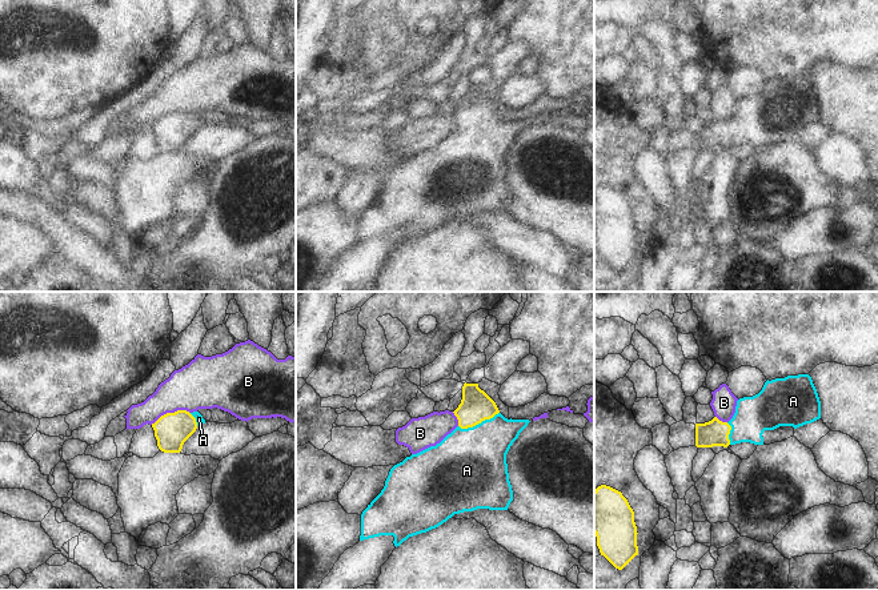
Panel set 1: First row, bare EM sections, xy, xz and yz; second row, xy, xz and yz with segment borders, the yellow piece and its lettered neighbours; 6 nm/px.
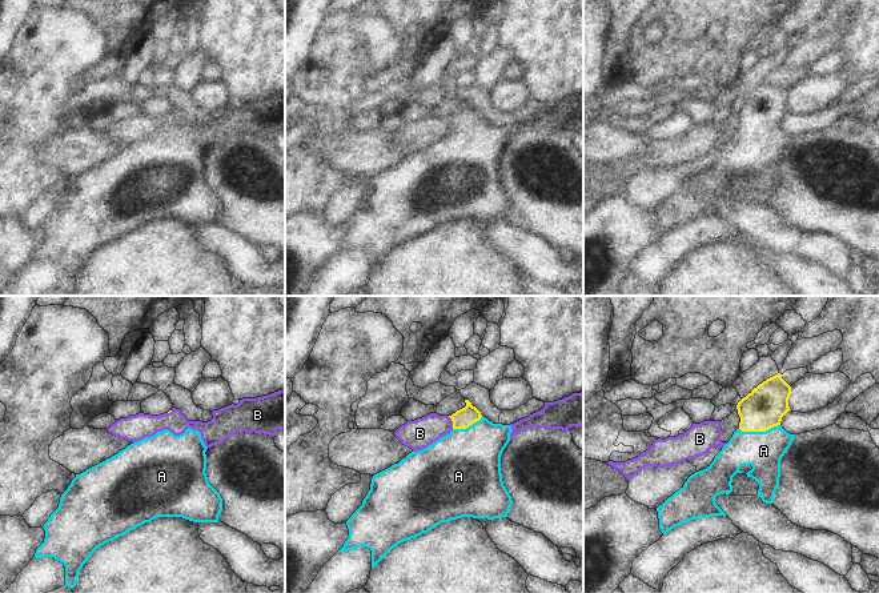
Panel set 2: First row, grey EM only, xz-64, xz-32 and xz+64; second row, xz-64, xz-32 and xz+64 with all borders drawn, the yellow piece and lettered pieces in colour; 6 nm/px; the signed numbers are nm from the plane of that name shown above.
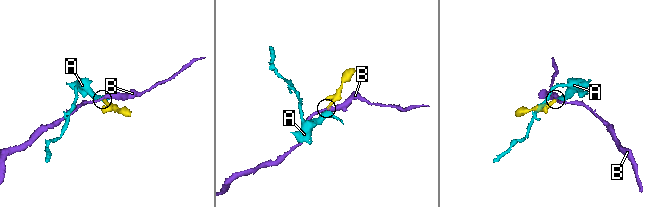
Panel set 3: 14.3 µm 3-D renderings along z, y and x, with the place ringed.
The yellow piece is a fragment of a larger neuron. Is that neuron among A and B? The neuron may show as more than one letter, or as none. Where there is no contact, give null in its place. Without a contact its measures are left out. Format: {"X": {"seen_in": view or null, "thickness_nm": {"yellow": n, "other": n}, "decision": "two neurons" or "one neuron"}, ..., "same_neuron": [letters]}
{"A": {"seen_in": "xz", "thickness_nm": {"yellow": 190, "other": 420}, "decision": "one neuron"}, "B": {"seen_in": "xy", "thickness_nm": {"yellow": 200, "other": 280}, "decision": "two neurons"}, "same_neuron": ["A"]}

